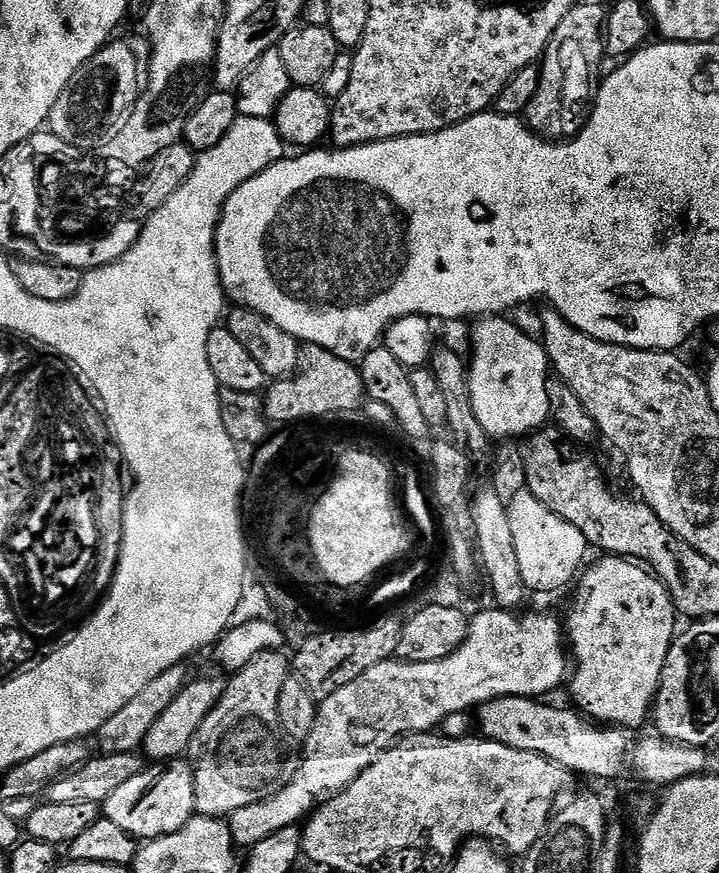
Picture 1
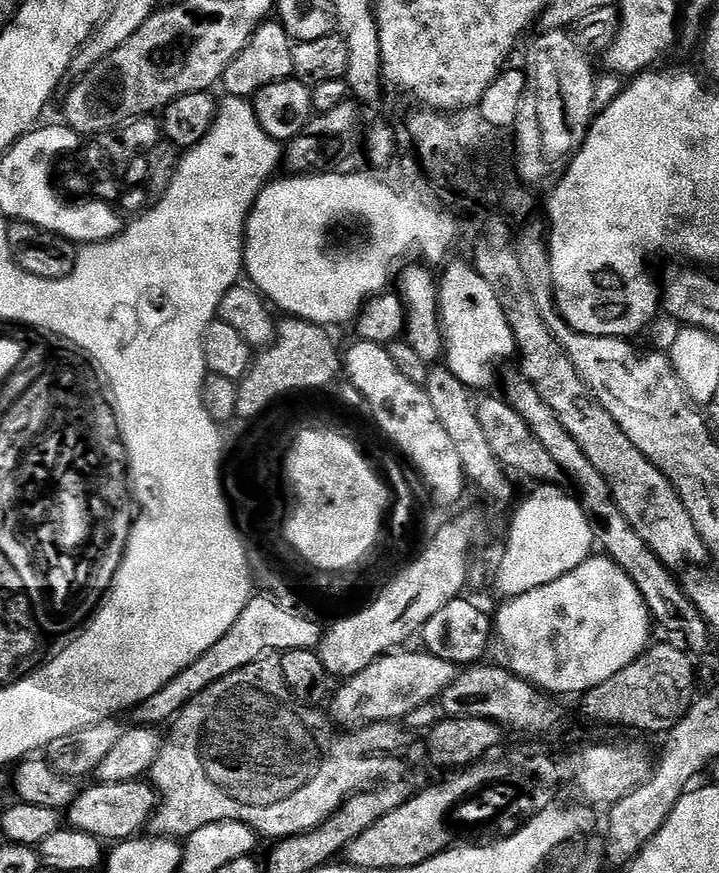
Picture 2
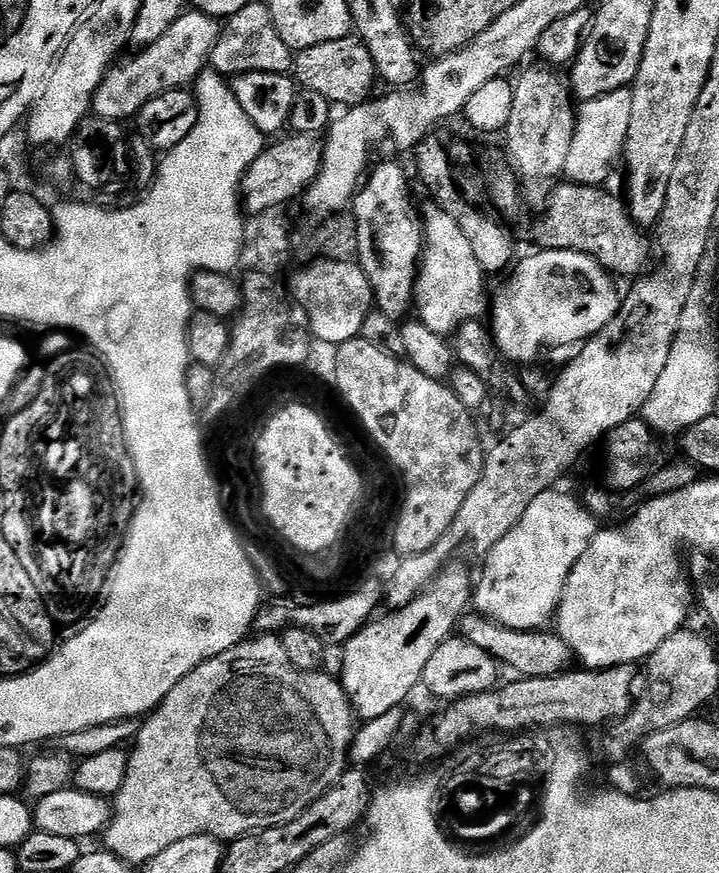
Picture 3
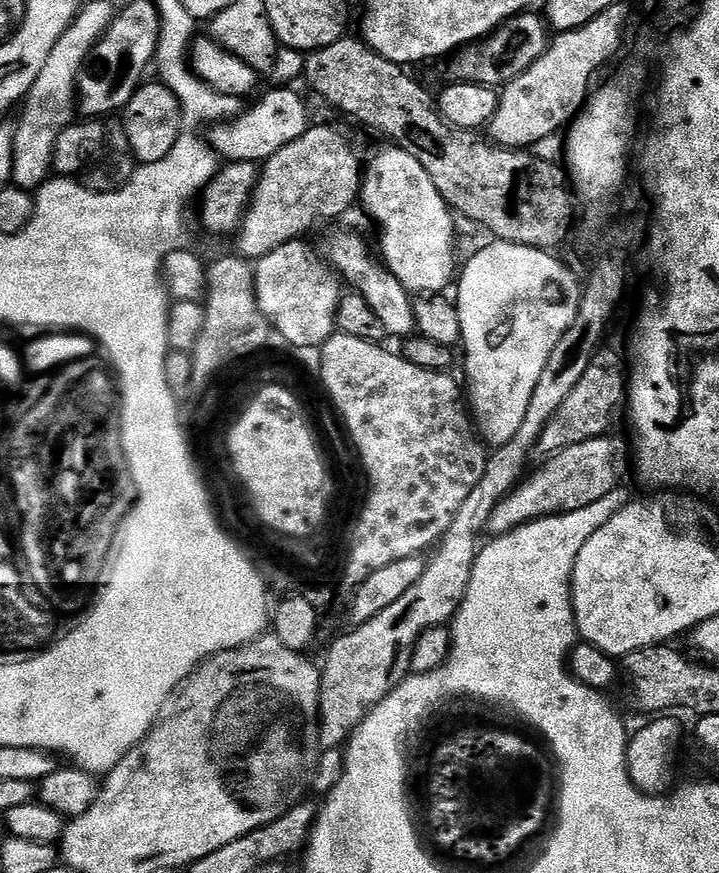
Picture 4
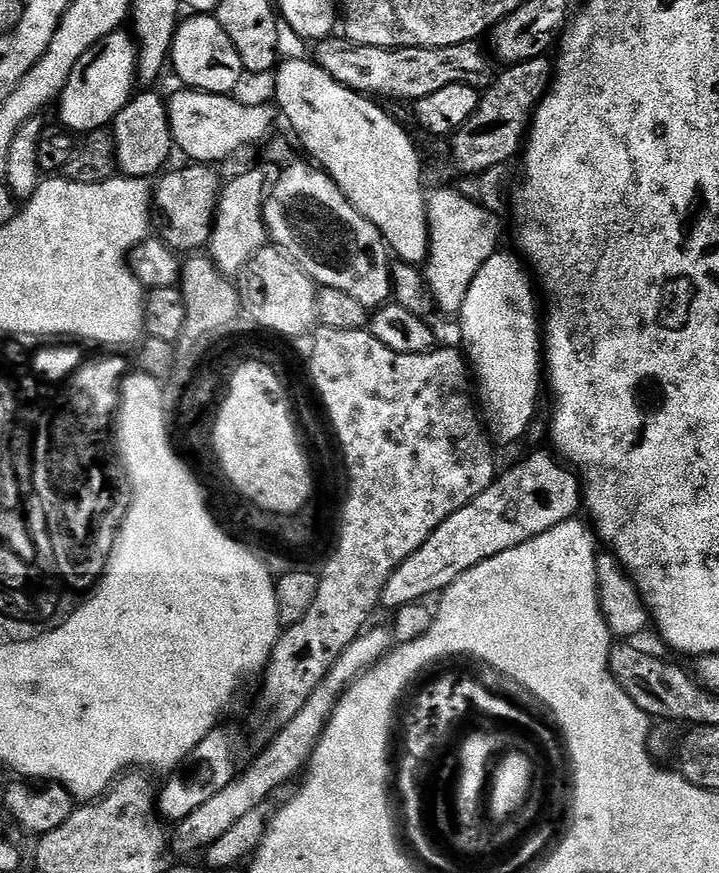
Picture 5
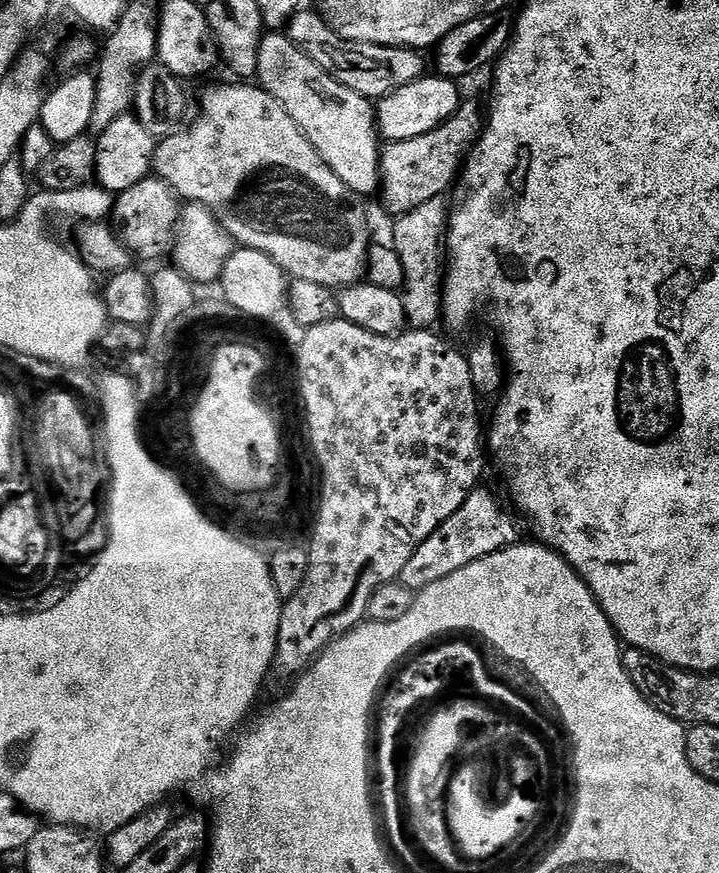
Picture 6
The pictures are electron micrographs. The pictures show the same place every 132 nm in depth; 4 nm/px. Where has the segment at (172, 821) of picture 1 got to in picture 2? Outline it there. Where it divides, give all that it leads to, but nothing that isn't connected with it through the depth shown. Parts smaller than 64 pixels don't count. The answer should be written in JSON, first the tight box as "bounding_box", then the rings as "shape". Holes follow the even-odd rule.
{"bounding_box":[66,779,158,842],"shape":[[[143,779],[131,780],[130,782],[110,782],[101,784],[92,782],[88,789],[81,791],[76,799],[68,805],[66,809],[66,820],[71,827],[79,832],[85,832],[91,836],[97,836],[101,842],[119,842],[121,840],[133,839],[141,831],[140,827],[147,825],[152,819],[152,814],[156,810],[158,797],[155,788],[151,783]]]}

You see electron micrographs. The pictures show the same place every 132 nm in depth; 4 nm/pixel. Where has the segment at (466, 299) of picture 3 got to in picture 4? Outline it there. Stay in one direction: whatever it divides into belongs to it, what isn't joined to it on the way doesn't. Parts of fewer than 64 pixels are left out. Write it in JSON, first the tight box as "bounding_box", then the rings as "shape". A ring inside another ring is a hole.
{"bounding_box":[359,146,458,294],"shape":[[[387,146],[372,161],[367,161],[366,167],[362,172],[362,187],[360,189],[359,203],[364,204],[366,211],[372,215],[374,223],[380,227],[380,252],[383,263],[386,265],[388,271],[394,274],[394,278],[398,278],[398,282],[402,282],[402,286],[410,294],[440,294],[445,291],[444,287],[448,283],[453,283],[454,277],[458,272],[458,264],[456,268],[456,224],[454,219],[454,213],[451,208],[448,207],[448,203],[442,198],[442,194],[438,194],[438,186],[434,186],[434,182],[430,179],[430,174],[426,174],[426,169],[418,163],[418,158],[414,158],[411,154],[406,154],[406,150],[397,148],[395,146]]]}

